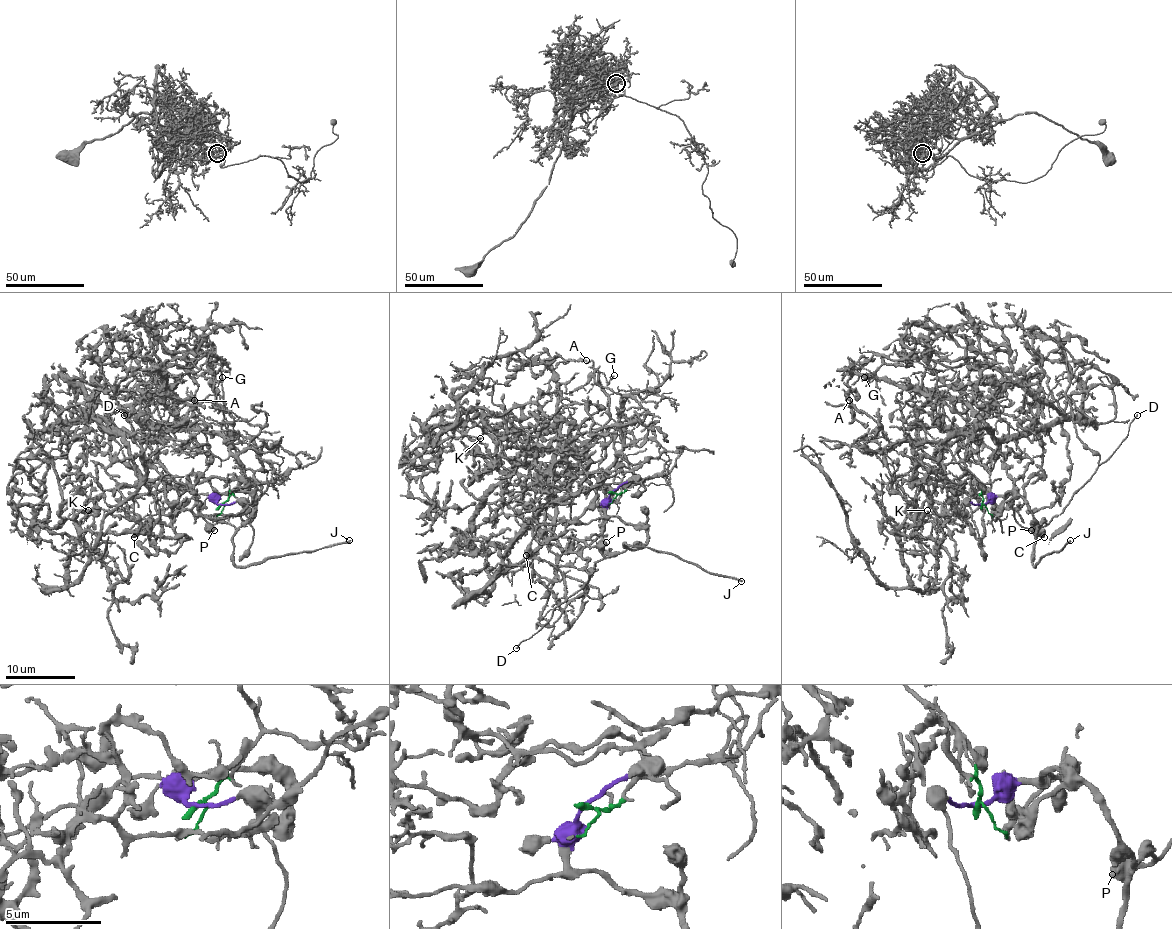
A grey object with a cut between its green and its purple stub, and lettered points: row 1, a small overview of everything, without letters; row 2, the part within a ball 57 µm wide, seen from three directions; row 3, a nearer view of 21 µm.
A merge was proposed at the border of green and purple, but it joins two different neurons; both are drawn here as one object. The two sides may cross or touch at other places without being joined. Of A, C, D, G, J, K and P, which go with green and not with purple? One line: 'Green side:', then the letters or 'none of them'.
Green side: A, G, K

